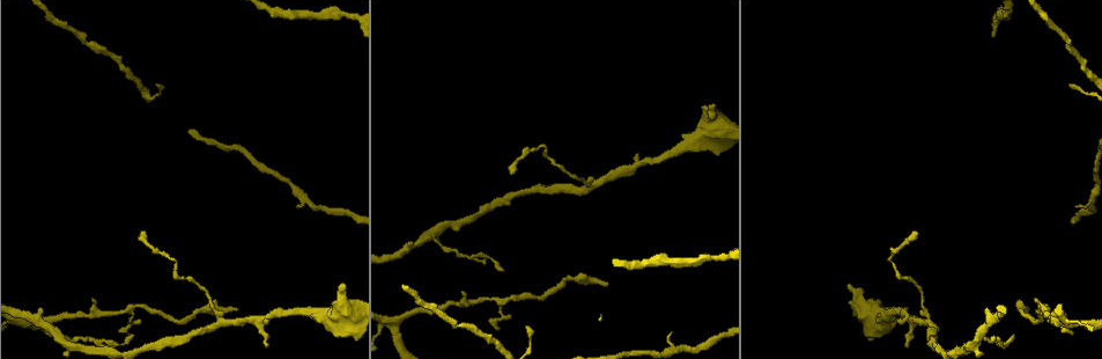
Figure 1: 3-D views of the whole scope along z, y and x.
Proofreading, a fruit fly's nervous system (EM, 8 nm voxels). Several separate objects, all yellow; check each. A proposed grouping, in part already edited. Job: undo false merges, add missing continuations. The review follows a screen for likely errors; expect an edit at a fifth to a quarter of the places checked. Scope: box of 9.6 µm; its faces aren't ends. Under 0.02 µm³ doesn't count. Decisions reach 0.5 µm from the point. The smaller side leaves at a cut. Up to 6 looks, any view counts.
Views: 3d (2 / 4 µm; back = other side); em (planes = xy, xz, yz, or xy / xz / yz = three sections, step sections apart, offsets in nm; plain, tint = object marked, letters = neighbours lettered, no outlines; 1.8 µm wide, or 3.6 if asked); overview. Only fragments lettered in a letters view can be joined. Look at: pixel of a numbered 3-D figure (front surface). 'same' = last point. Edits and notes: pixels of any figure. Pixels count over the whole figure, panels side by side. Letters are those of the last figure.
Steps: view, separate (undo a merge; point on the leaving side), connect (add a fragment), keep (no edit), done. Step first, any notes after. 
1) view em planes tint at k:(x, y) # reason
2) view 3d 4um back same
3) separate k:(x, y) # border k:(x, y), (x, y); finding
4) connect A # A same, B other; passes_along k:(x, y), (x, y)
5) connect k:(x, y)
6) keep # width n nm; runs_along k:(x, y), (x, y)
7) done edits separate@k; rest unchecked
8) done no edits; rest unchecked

view 3d 4um at 1:(345, 286) # branch stops here

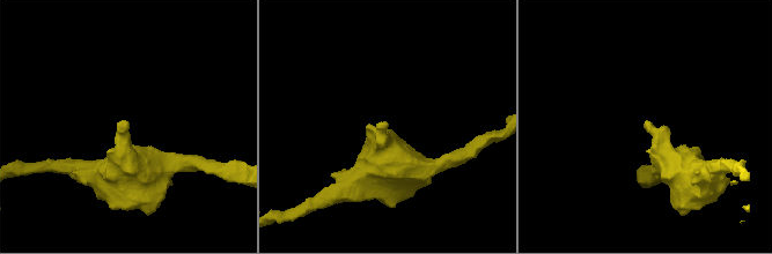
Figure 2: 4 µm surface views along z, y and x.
view em planes plain at 2:(129, 122)

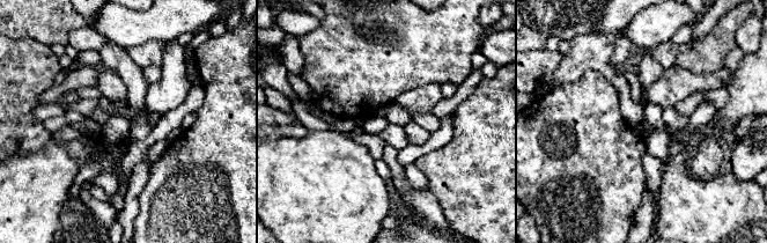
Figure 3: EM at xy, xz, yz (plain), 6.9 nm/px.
view em planes letters same # see the neighbours

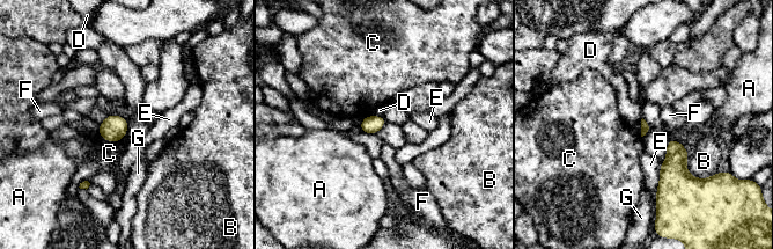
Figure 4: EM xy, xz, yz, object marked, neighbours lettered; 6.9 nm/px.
keep # longest_contact B 200 nm; A other, B other, C other, D other, E other, F other, G other; border 4:(372, 115), (380, 115), (382, 117); no lettered fragment goes on from it

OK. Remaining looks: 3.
view 3d 2um at 1:(605, 283) # thin end

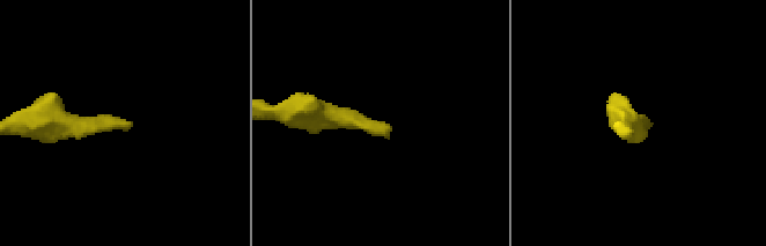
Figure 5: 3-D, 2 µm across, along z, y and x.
view em planes letters at 5:(128, 128)

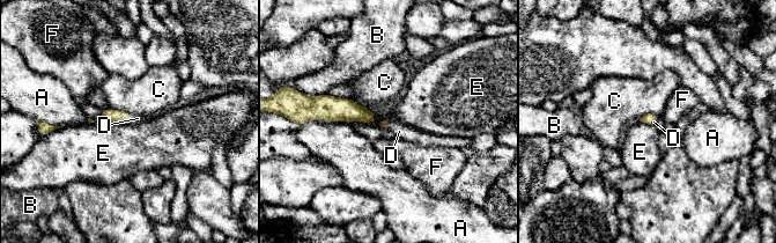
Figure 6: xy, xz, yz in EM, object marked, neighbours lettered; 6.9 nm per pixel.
connect 6:(138, 118) # A other, B other, C other, D same, E other, F other; passes_along 6:(109, 115), (132, 118), (138, 118); it goes on there

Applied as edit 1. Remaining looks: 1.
done edits connect@6; rest unchecked

